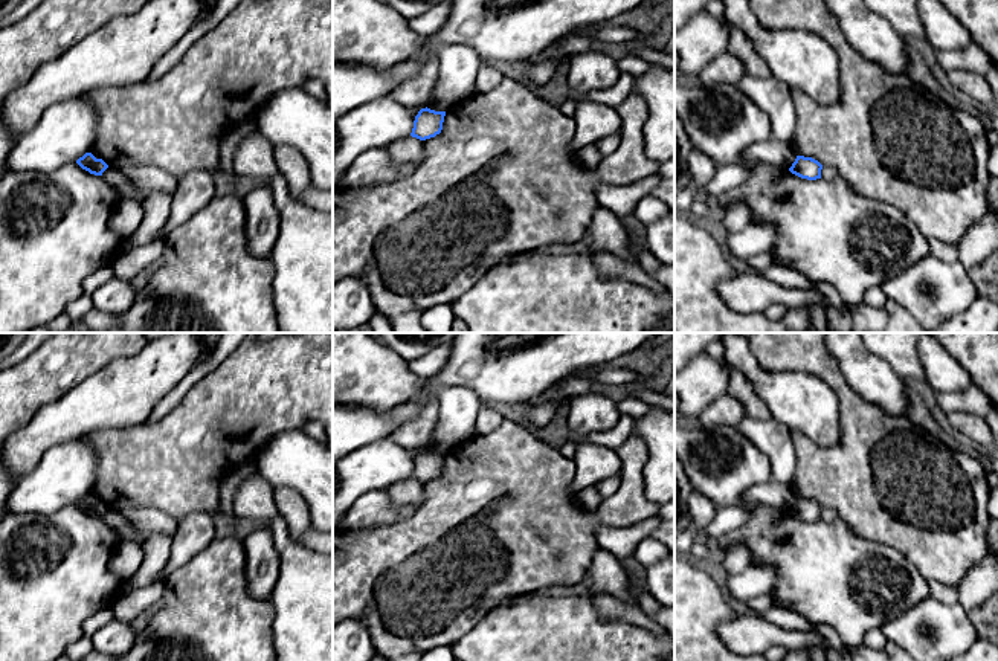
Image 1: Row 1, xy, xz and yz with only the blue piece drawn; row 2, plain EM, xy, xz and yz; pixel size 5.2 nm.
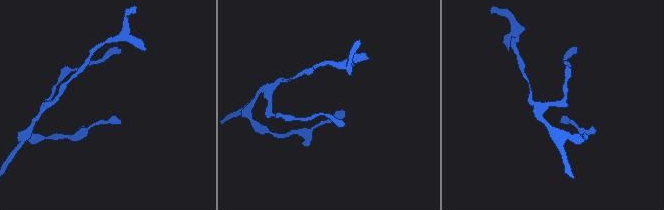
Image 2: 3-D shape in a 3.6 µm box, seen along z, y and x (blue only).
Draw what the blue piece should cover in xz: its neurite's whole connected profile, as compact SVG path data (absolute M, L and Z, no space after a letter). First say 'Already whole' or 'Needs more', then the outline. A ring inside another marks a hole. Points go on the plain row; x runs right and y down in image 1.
Already whole. M421 450L414 463L410 478L420 482L435 479L443 472L446 453L435 453L430 450Z

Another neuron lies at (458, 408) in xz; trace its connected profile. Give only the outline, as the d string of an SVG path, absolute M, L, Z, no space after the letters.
M459 386L443 388L436 400L438 417L427 450L446 453L462 438L476 434L476 418L482 403L473 391Z

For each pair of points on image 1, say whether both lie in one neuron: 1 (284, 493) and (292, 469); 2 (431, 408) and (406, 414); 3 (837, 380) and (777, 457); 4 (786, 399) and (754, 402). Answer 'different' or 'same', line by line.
1: different
2: different
3: different
4: different

